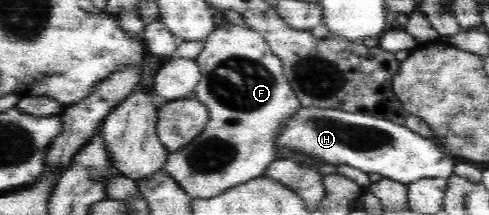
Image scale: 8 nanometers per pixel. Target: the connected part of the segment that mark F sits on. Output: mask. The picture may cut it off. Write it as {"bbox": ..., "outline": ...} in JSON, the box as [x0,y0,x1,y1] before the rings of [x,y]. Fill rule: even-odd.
{"bbox":[164,18,302,199],"outline":[[[219,18],[212,28],[211,36],[207,36],[203,43],[203,52],[196,58],[202,75],[194,93],[207,106],[210,118],[203,132],[189,144],[185,144],[182,150],[168,155],[164,167],[170,177],[193,199],[210,199],[228,188],[261,177],[278,160],[275,149],[277,137],[280,136],[280,125],[302,108],[299,98],[283,74],[281,59],[271,51],[269,43],[260,32]]]}

